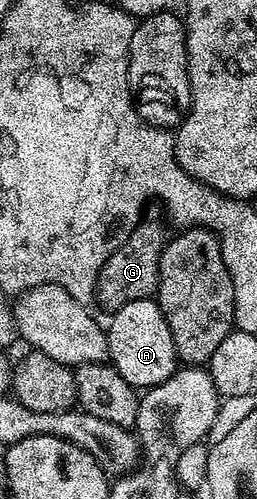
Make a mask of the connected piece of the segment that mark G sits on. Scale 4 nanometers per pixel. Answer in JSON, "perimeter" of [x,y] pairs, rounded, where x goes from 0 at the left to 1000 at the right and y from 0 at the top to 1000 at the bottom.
{"perimeter":[[[564,441],[518,459],[498,481],[401,529],[377,555],[370,597],[381,607],[393,603],[393,613],[412,625],[479,617],[479,609],[510,609],[510,601],[556,601],[607,591],[619,521],[646,491],[650,469],[626,463],[611,445]]]}

